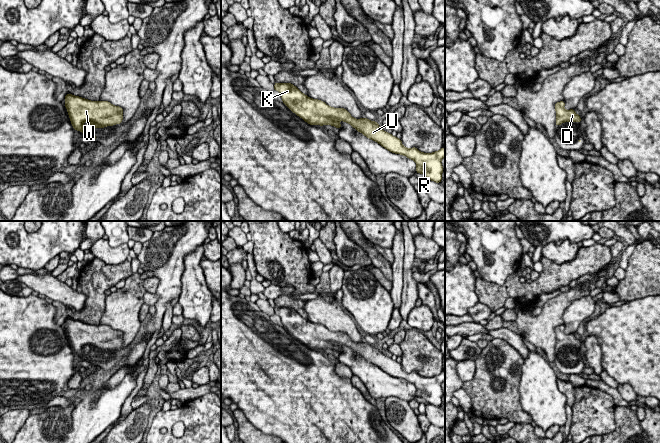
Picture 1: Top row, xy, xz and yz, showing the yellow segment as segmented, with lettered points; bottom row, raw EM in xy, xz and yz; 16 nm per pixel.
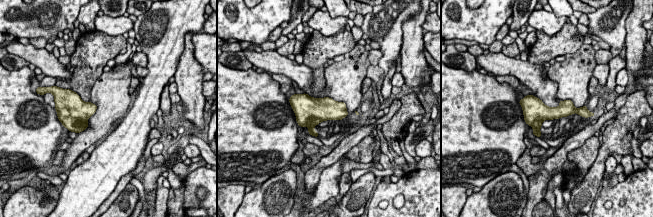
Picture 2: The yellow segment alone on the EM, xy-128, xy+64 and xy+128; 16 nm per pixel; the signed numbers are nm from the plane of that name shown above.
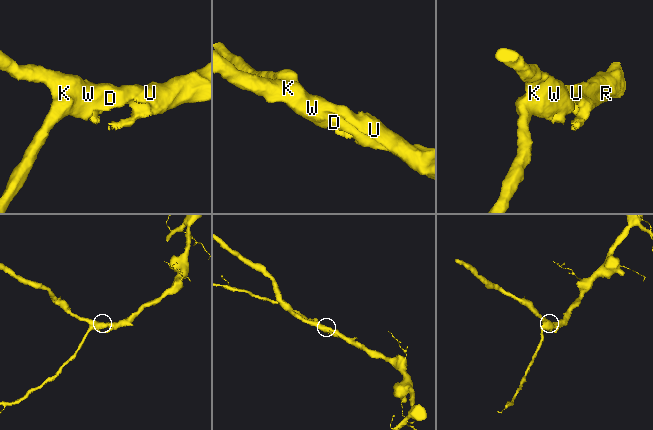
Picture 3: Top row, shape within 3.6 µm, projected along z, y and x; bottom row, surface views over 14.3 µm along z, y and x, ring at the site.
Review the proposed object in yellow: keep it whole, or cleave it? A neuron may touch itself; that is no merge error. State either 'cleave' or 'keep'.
keep

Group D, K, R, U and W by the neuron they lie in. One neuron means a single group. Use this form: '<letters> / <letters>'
D K R U W

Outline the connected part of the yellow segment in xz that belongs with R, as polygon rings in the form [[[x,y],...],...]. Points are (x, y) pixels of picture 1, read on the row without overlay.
[[[276,306],[274,313],[281,318],[283,327],[310,349],[324,350],[328,348],[340,353],[339,345],[347,346],[358,356],[379,367],[390,376],[414,384],[417,389],[417,397],[424,398],[429,404],[436,407],[441,406],[443,402],[441,384],[445,381],[445,372],[433,377],[423,377],[415,371],[408,373],[403,370],[401,363],[385,356],[378,346],[370,345],[365,341],[355,343],[346,333],[333,332],[321,324],[312,323],[291,307]]]

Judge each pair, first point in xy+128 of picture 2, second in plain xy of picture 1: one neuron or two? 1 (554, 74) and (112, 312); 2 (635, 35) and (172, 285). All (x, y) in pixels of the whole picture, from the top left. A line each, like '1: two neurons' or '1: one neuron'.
1: one neuron
2: two neurons

